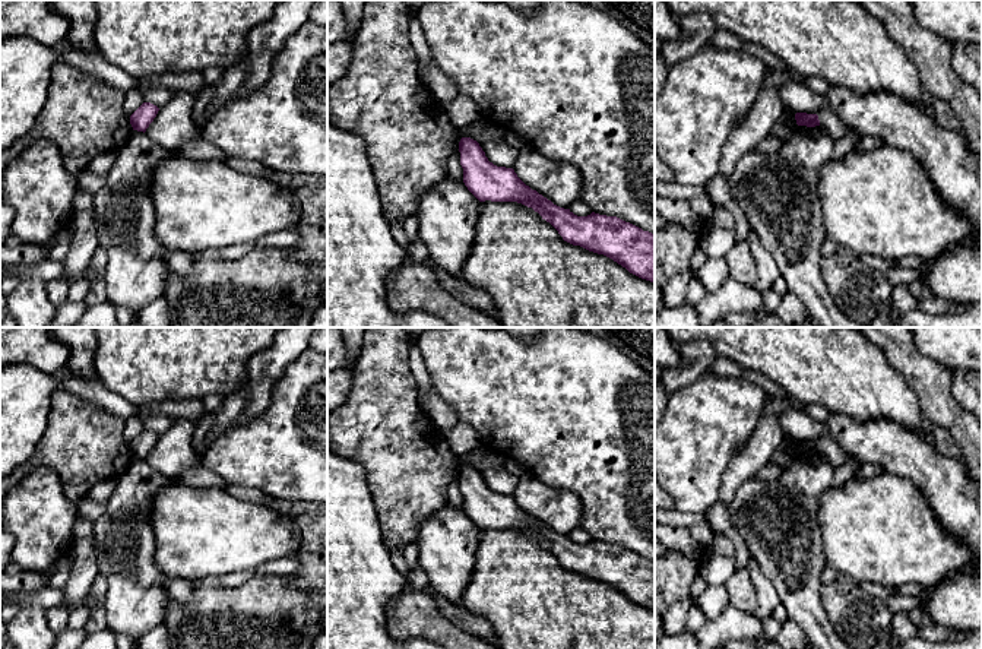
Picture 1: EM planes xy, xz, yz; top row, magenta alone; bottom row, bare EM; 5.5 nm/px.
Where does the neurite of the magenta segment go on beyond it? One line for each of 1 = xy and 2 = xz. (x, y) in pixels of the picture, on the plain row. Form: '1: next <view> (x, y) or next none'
1: next none
2: next none

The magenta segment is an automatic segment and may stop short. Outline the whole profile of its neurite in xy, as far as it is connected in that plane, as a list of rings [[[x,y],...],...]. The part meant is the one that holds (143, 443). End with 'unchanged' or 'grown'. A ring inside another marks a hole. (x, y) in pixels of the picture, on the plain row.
[[[143,430],[132,443],[130,443],[130,452],[133,458],[137,459],[146,459],[149,452],[156,444],[159,436],[151,430]]]; unchanged

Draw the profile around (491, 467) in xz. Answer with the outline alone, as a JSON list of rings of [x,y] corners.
[[[482,447],[481,450],[484,456],[475,468],[485,479],[488,488],[497,494],[513,496],[519,485],[519,478],[506,469],[504,463],[507,458],[501,453],[488,452]]]

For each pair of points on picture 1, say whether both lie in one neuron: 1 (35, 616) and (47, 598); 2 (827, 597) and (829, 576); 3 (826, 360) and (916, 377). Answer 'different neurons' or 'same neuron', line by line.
1: different neurons
2: different neurons
3: different neurons

